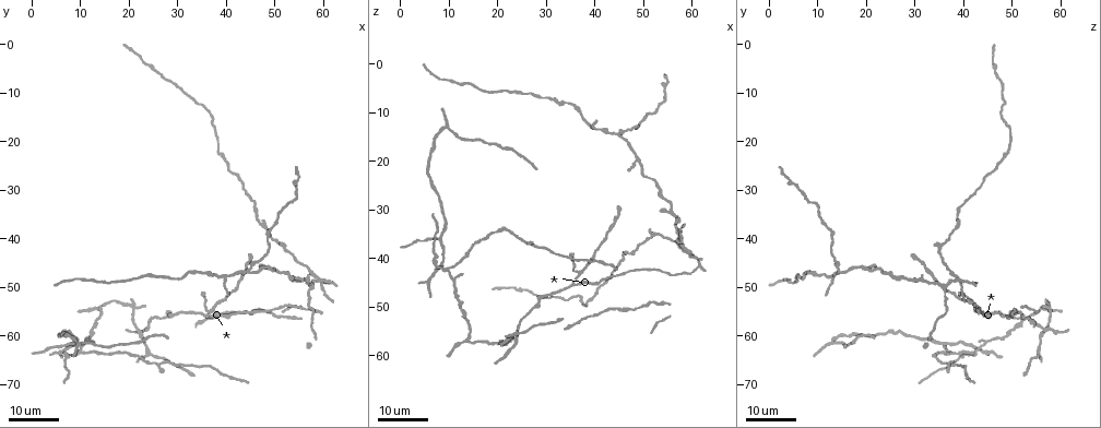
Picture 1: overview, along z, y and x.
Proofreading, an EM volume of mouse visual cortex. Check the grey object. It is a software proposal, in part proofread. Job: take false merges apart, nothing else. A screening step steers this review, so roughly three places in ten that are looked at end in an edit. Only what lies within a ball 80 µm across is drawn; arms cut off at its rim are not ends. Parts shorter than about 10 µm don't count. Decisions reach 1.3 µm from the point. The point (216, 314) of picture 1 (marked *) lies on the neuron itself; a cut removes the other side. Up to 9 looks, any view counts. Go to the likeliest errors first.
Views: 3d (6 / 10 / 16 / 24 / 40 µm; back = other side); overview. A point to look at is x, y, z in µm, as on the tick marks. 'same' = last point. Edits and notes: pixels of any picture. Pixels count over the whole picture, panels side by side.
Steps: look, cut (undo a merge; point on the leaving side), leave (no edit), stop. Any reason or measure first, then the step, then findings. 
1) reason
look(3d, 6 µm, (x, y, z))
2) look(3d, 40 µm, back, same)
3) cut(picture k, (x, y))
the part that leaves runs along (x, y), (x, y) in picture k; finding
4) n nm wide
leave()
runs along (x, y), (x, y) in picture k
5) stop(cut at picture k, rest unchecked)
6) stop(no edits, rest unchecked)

four arms meet
look(3d, 24 µm, (59.5, 48.5, 39.0))

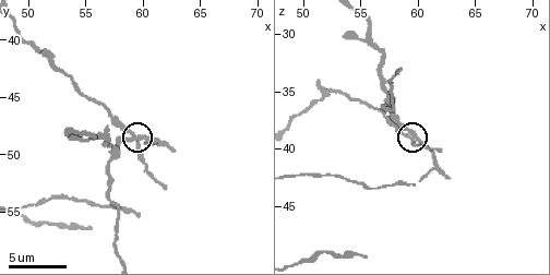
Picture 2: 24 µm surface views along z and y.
closer look
look(3d, 10 µm, (59.4, 48.6, 38.8))

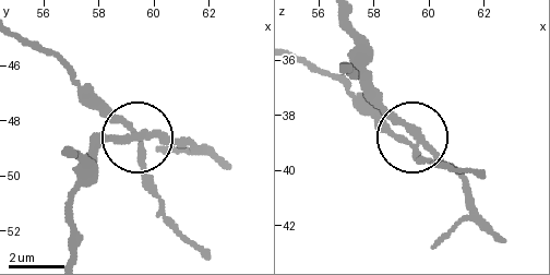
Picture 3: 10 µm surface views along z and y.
4 arms
leave()
continuous, no second neuron

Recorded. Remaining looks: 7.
look(3d, 24 µm, (9.5, 63.0, 42.0))

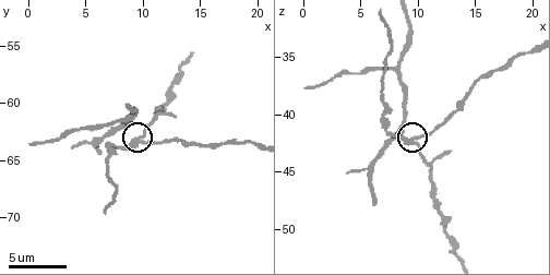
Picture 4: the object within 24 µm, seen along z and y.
look(3d, 10 µm, (9.2, 63.4, 42.4))

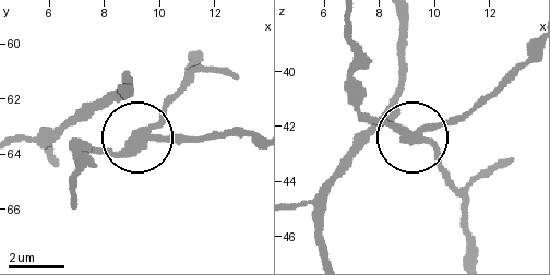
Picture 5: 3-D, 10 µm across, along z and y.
side arm 44 µm
cut(picture 5, (181, 134))
the part that leaves runs along (143, 135), (255, 139) in picture 5; two neurons meet here

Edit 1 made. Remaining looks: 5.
look(overview)

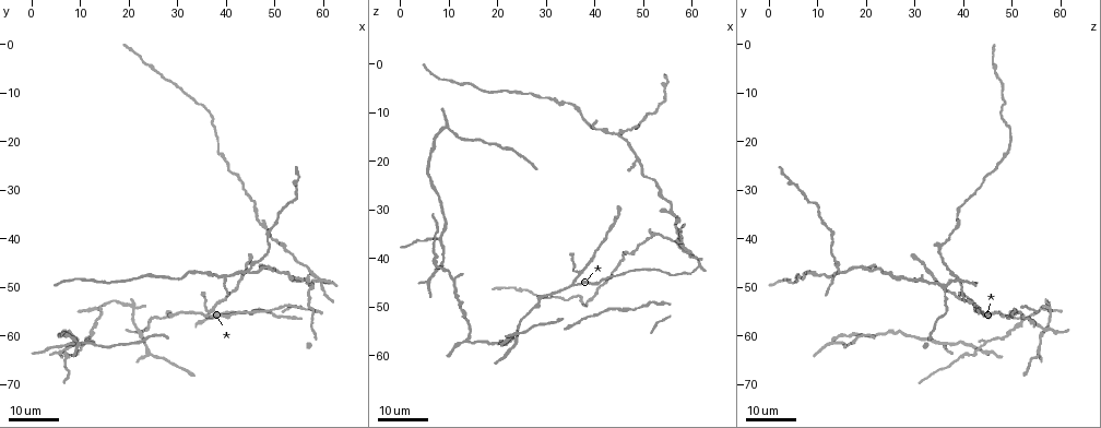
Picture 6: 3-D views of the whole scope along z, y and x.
three-way junction
look(3d, 24 µm, (9.0, 61.5, 13.0))

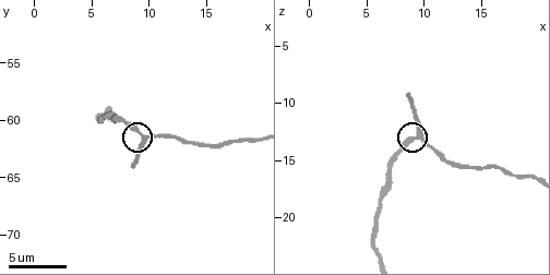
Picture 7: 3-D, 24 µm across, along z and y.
look(3d, 6 µm, (9.4, 61.2, 13.0))

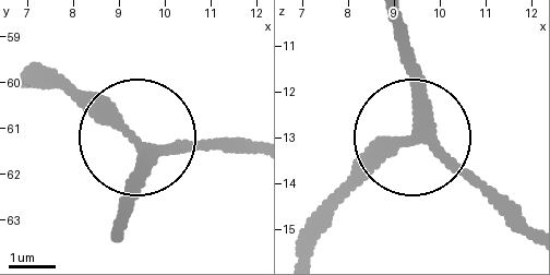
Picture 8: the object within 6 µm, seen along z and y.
260 nm wide
leave()
runs along (25, 83), (75, 87), (146, 142), (248, 142) in picture 8; continuous, no second neuron

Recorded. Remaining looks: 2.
a fork
look(3d, 24 µm, (44.5, 46.5, 14.5))

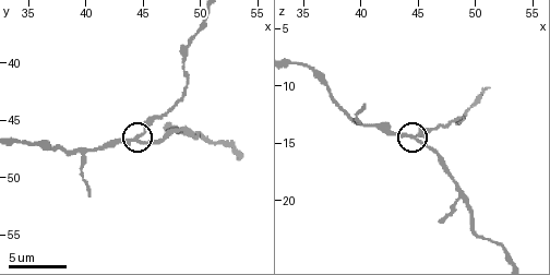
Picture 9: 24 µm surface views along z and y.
closer look
look(3d, 6 µm, same)

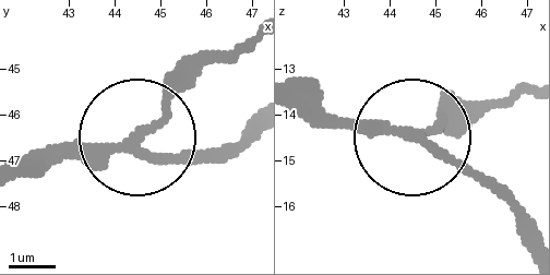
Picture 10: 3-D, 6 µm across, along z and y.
3 arms
leave()
all the same neuron

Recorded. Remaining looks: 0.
stop(cut at picture 5, rest unchecked)

